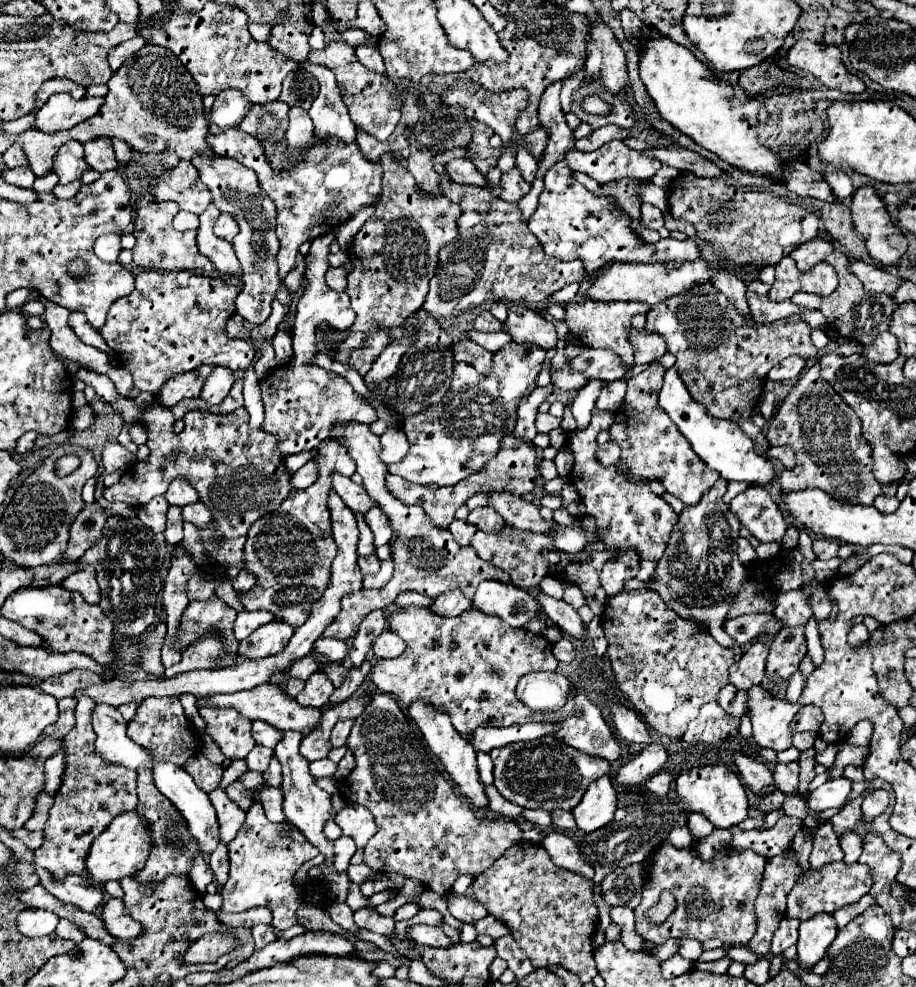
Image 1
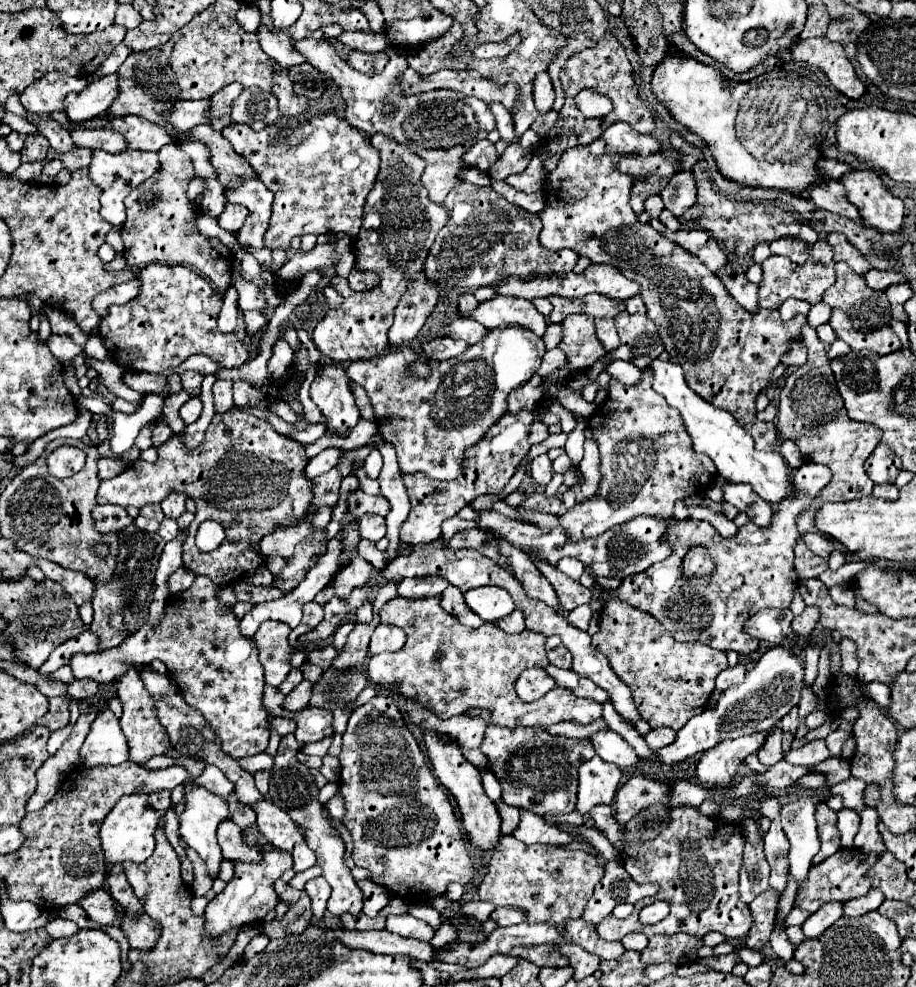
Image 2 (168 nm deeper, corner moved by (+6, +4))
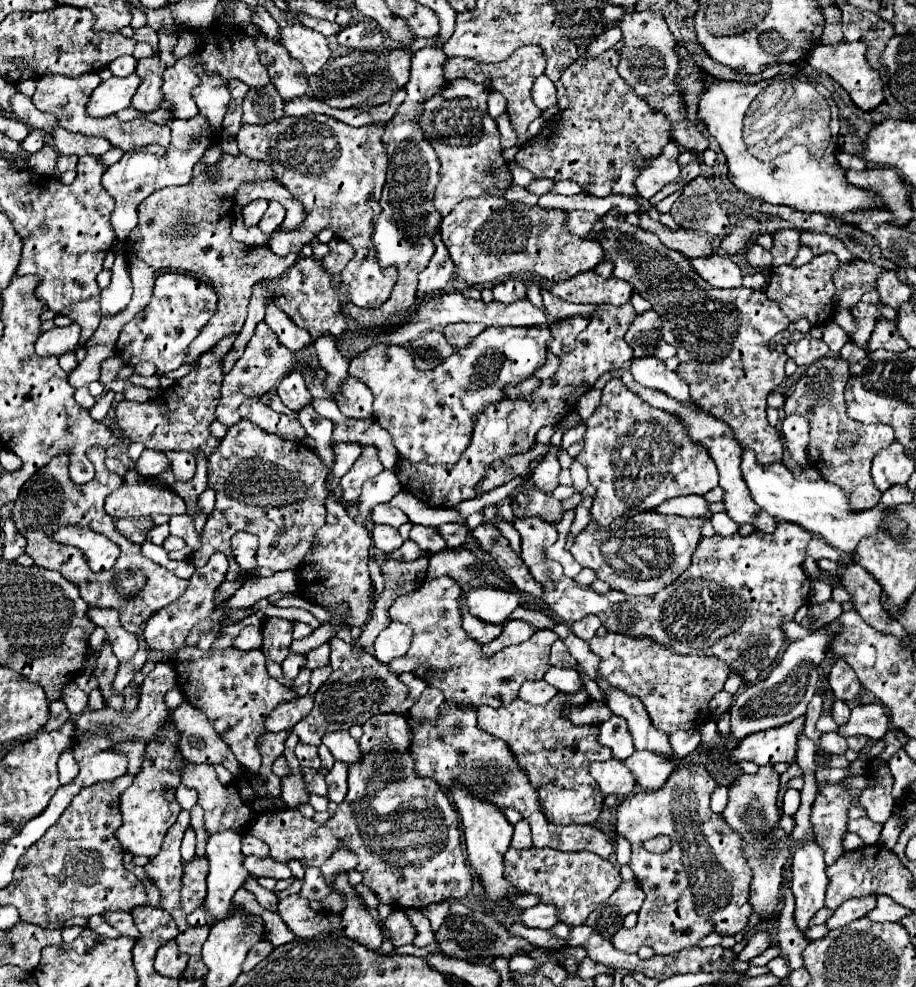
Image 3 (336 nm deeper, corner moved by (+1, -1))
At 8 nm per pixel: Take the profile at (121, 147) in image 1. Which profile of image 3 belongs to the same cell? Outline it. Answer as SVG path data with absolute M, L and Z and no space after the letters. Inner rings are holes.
M57 128L53 132L53 144L61 154L75 154L75 156L85 156L85 154L93 154L93 156L101 156L107 150L111 150L111 142L103 140L103 138L93 138L93 136L83 136L83 134L71 134L63 128Z

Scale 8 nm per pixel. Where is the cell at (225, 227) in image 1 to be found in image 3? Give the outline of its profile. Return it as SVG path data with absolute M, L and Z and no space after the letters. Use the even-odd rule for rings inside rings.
M253 200L253 202L249 202L243 208L243 222L245 222L245 226L255 226L261 220L265 210L267 210L267 200Z

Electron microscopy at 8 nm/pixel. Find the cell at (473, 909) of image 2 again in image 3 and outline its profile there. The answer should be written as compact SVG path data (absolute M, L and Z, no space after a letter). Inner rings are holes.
M527 894L523 896L519 896L515 900L513 900L512 905L516 909L527 909L537 905L540 902L539 896L535 894Z

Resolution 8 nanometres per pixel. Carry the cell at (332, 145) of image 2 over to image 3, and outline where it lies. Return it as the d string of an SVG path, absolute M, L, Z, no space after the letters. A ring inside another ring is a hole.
M325 114L285 116L265 126L241 126L235 136L241 154L269 164L275 180L279 180L305 210L299 228L291 232L279 228L271 234L271 252L279 256L287 256L289 252L299 254L303 244L309 244L313 236L329 228L335 232L335 238L355 248L354 257L341 272L341 280L349 284L351 302L361 308L379 308L397 282L397 268L381 268L371 242L373 216L381 212L379 198L387 172L387 150L381 136L383 126L379 124L353 128Z

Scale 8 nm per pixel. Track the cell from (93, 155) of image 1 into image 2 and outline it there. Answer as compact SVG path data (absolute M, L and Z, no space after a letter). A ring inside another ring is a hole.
M124 149L120 151L120 155L112 155L106 151L94 151L92 163L90 163L90 179L94 185L98 185L102 189L100 195L100 215L102 219L106 219L110 225L114 227L122 227L122 223L126 221L126 207L124 207L124 199L126 195L136 189L140 183L144 183L148 177L152 177L154 173L160 171L160 159L158 153L150 153L150 151L132 151L132 149Z

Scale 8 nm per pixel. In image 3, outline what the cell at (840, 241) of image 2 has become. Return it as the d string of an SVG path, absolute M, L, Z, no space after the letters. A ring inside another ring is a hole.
M803 232L801 242L811 246L815 254L825 254L825 252L833 252L841 262L849 264L851 260L855 260L851 256L851 252L845 248L845 244L841 240L835 240L835 236L829 234L811 234L811 232Z

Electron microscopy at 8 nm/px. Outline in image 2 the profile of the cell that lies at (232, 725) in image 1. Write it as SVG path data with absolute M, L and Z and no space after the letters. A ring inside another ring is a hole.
M198 575L190 589L168 599L166 611L156 625L148 621L142 623L142 627L112 651L74 655L70 667L76 679L112 683L128 665L148 665L150 661L160 659L166 663L168 673L174 677L186 703L196 711L202 711L204 719L214 727L222 739L222 749L234 759L244 759L264 753L268 747L268 713L262 703L266 685L264 669L252 639L246 639L240 633L236 615L230 609L220 607L214 593L216 585L208 577Z

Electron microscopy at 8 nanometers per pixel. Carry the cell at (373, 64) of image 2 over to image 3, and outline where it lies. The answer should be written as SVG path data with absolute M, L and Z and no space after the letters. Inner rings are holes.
M403 49L389 52L389 56L387 56L387 76L395 84L407 84L409 68L411 68L411 56L407 52L403 52Z

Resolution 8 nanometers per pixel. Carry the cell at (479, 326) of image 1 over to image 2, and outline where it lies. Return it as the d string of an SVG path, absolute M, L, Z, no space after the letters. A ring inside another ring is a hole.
M470 291L460 293L458 301L460 301L460 311L464 317L470 317L470 311L474 311L474 305L478 305L478 301L474 299L474 295Z

